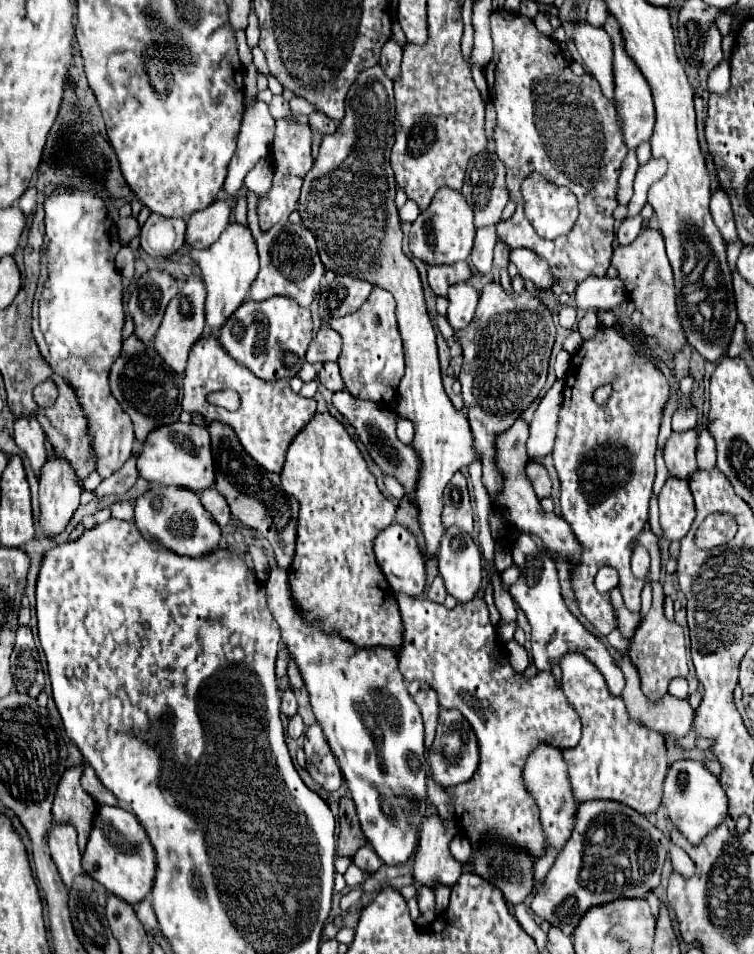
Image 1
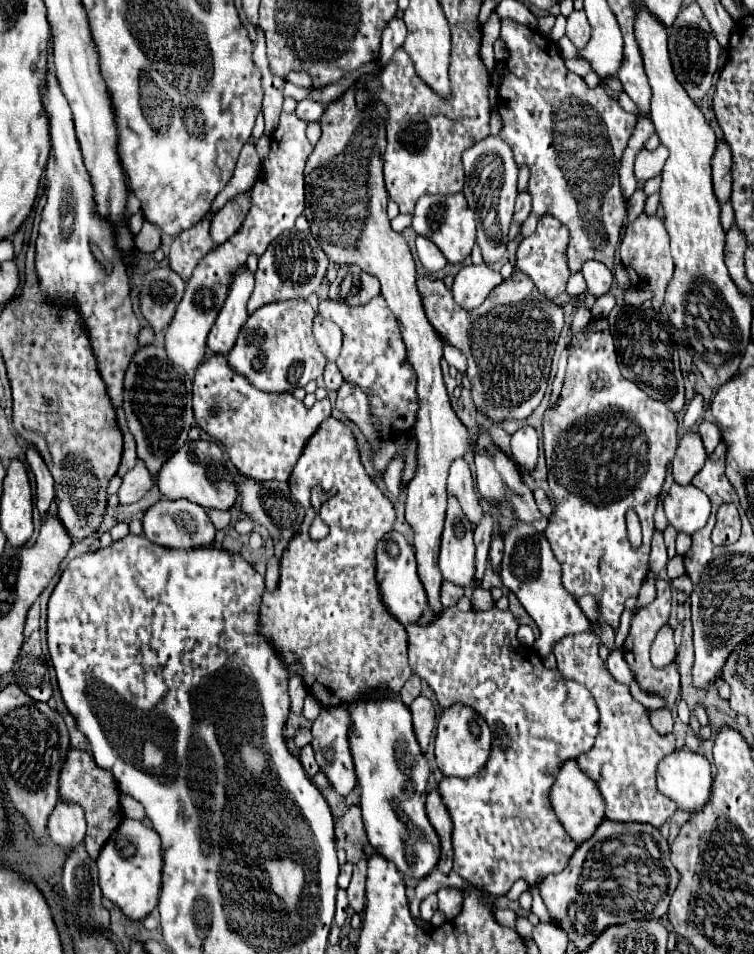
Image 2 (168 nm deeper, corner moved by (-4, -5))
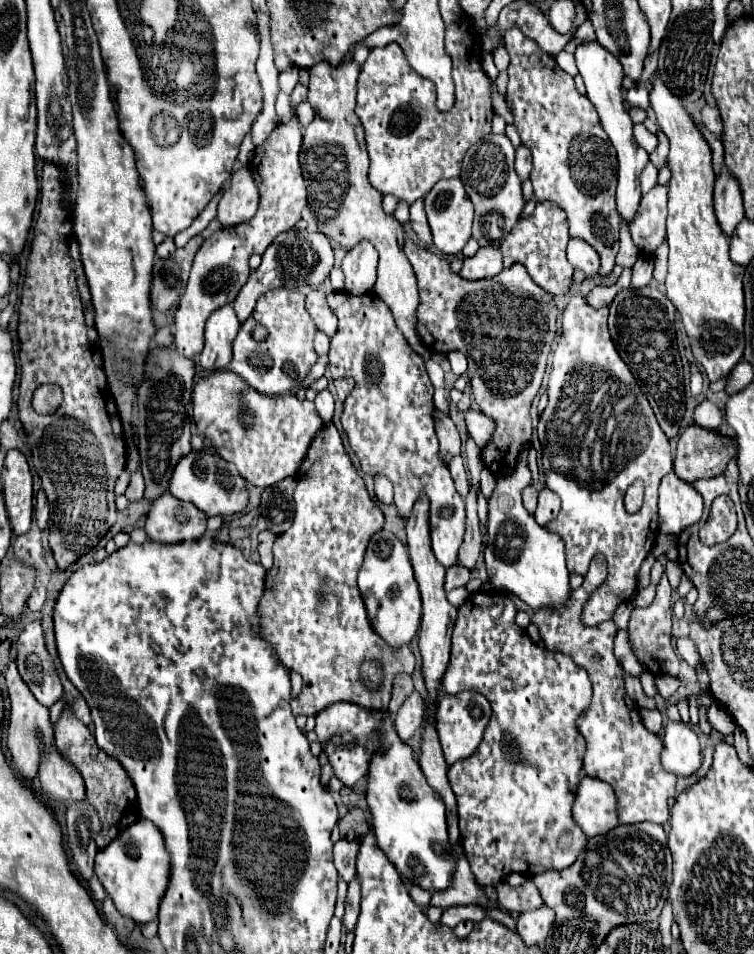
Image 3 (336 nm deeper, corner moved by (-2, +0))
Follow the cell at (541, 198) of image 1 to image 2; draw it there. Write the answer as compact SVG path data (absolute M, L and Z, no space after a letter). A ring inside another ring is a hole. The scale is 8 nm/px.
M546 214L539 220L531 238L521 240L517 248L517 268L523 270L547 298L557 298L559 294L565 292L565 284L569 278L567 260L565 260L567 242L569 242L569 234L565 225L557 218Z

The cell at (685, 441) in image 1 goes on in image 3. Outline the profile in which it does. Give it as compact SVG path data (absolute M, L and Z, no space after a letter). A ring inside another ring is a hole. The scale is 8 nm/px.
M691 425L691 427L687 427L683 431L683 435L681 435L679 443L677 443L673 471L677 473L679 479L683 479L687 483L695 483L697 479L721 475L725 471L725 465L735 455L737 455L737 443L729 435L723 435L723 433L713 431L713 429L705 429L701 425Z

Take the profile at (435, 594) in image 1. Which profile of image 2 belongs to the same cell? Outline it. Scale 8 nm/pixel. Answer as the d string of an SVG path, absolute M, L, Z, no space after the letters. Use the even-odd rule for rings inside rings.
M443 582L443 586L441 586L441 604L443 604L443 608L455 606L461 596L463 596L463 588L461 586L455 586L451 582Z

